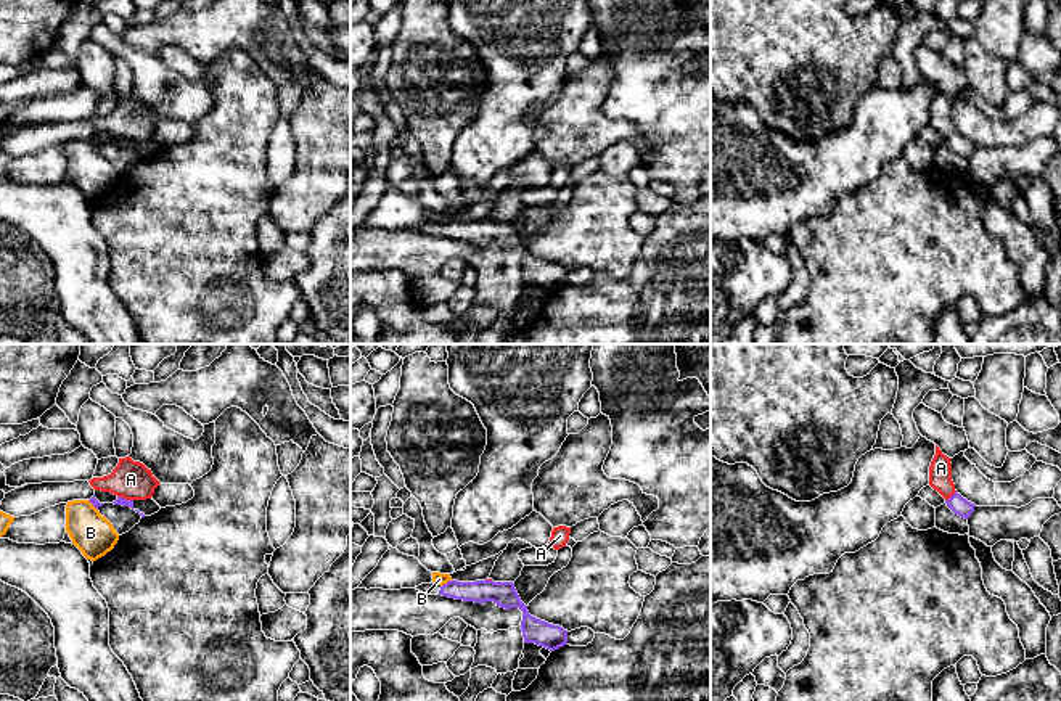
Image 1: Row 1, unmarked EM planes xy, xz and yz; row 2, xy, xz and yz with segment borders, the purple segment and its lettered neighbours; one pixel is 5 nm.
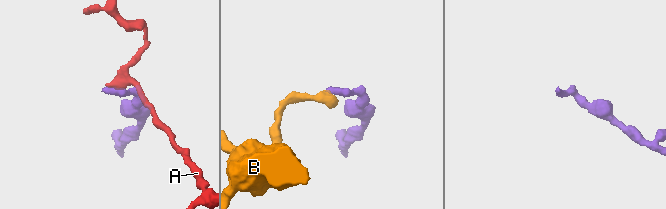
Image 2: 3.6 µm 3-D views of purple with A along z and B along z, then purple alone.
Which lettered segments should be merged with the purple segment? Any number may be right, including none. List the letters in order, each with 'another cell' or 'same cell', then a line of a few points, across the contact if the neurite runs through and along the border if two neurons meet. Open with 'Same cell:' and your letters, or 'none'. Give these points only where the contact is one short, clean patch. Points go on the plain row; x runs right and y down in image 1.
Same cell: none
A: another cell; line yz (955, 131), (946, 140)
B: another cell; line xz (450, 219), (442, 225)

